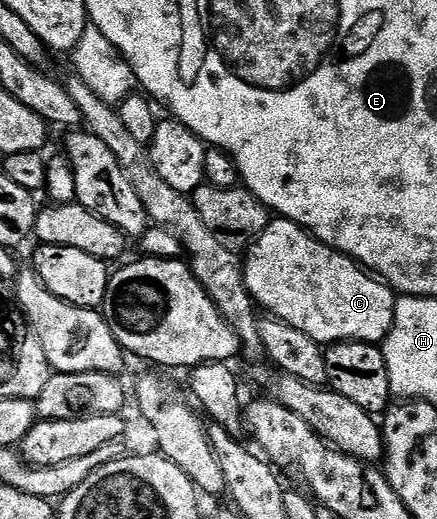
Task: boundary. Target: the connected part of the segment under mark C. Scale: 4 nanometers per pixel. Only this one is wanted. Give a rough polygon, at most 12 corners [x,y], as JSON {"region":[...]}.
{"region":[[273,217],[243,259],[252,301],[310,340],[383,343],[397,295]]}

